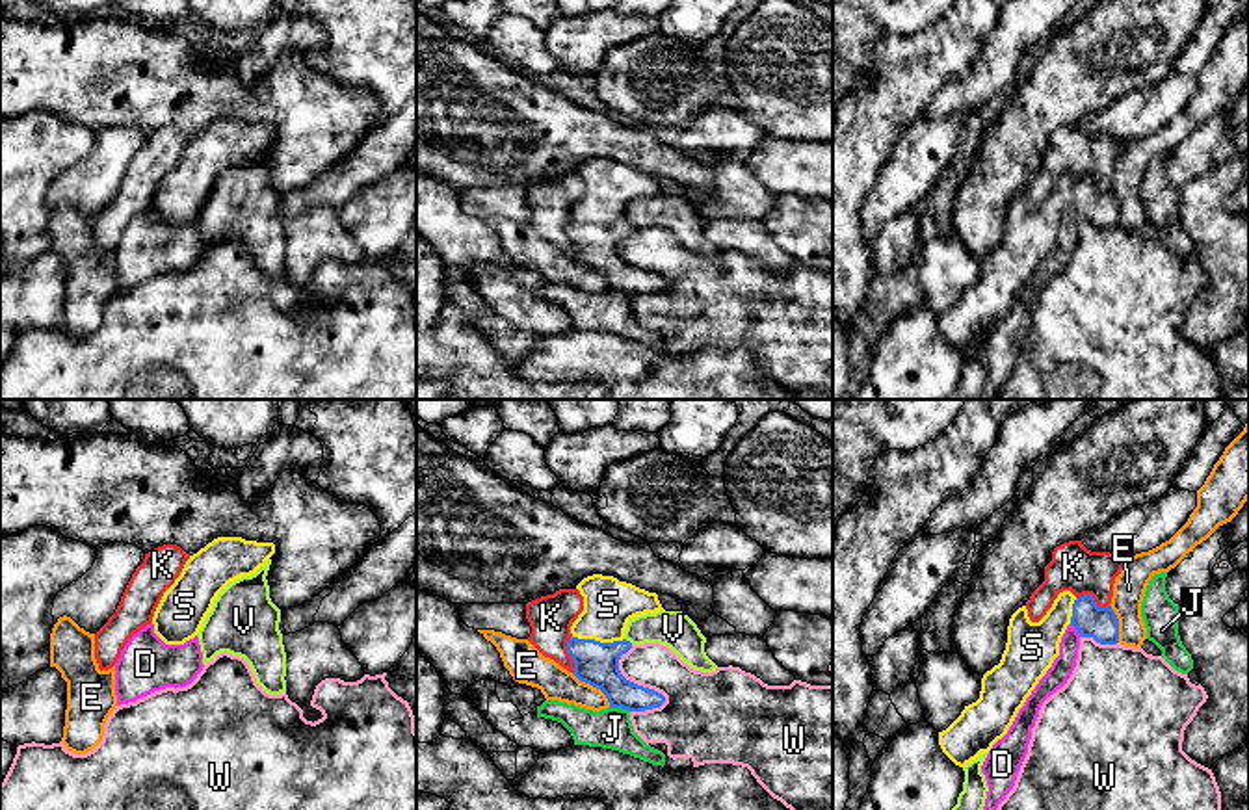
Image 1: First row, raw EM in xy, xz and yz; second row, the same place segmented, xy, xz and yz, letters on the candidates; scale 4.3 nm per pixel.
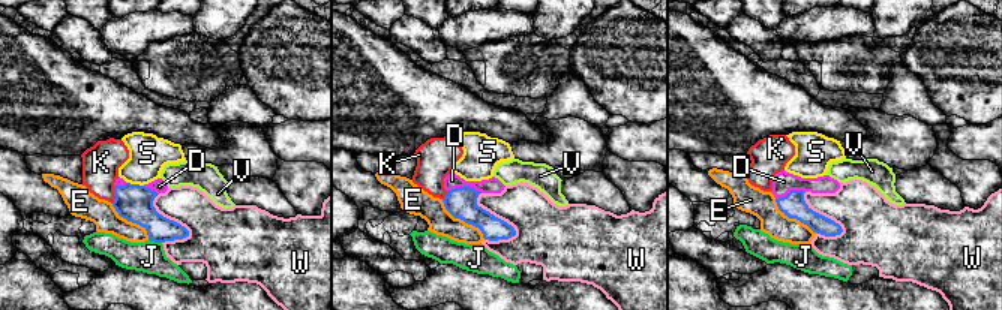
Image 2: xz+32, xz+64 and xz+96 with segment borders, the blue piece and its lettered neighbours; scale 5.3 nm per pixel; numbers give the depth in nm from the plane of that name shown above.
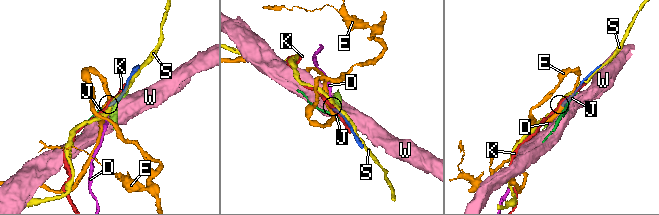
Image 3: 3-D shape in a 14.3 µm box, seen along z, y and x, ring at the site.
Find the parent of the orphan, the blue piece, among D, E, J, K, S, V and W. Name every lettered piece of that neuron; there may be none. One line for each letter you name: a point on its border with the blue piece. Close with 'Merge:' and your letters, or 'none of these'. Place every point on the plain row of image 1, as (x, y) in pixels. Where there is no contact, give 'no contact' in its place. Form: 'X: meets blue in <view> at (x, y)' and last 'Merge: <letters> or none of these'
D: meets blue in yz at (1077, 212)
Merge: D

